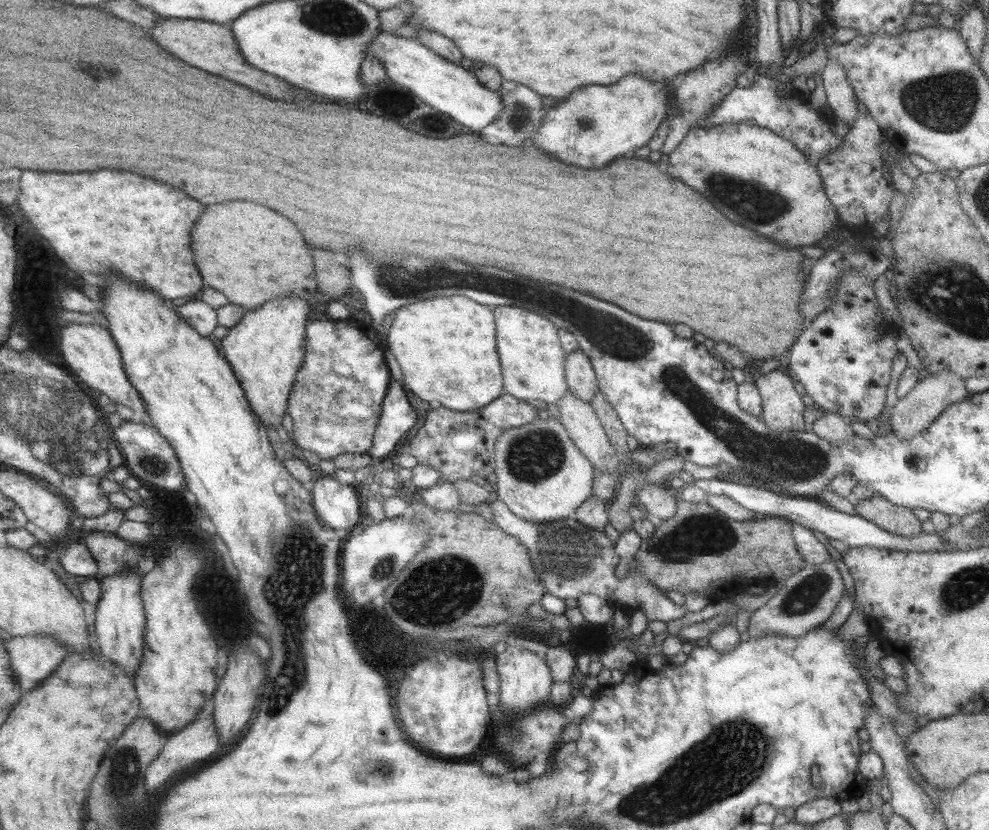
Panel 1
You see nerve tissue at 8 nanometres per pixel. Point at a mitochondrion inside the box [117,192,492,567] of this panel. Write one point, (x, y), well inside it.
(152, 463)

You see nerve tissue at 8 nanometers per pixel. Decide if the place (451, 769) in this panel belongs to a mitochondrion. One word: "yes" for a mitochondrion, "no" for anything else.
no

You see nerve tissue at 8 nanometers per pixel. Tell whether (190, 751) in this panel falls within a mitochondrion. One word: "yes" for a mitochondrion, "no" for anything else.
no

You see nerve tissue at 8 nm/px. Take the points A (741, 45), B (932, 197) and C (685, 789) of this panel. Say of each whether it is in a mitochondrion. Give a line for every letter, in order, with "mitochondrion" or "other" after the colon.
A: other
B: other
C: mitochondrion

